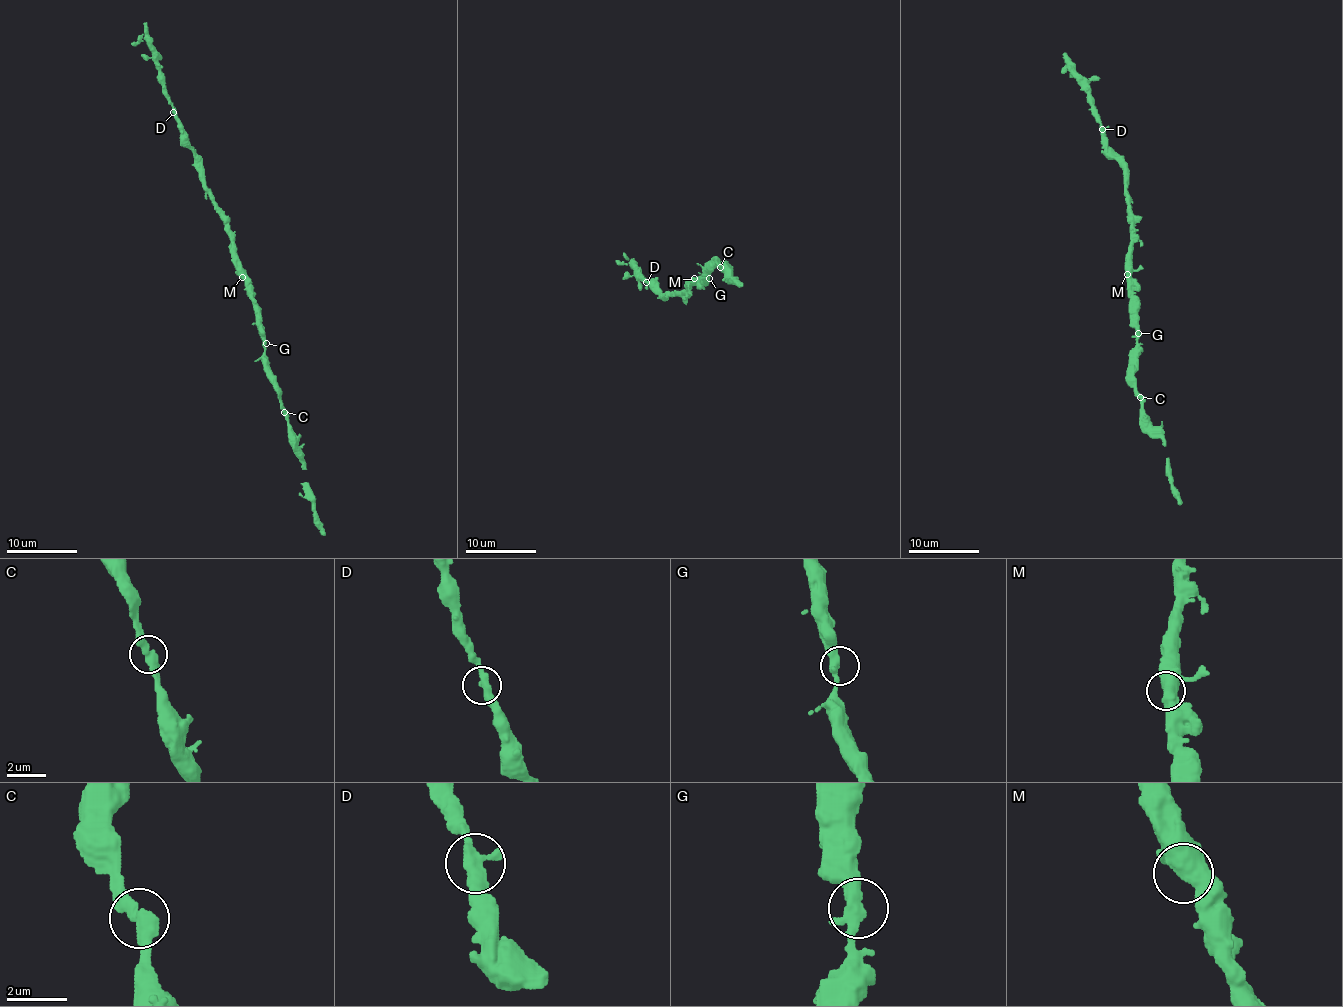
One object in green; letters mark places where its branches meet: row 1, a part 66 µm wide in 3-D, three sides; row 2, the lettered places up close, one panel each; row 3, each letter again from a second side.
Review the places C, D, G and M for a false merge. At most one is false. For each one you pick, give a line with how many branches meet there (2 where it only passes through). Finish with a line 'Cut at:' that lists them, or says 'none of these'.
Cut at: none of these

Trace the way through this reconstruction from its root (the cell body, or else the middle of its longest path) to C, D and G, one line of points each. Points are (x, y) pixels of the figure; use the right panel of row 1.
C: (1130, 268), (1130, 294), (1136, 309), (1137, 331), (1134, 386), (1140, 397)
D: (1130, 268), (1133, 212), (1125, 192), (1126, 166), (1107, 145), (1102, 129)
G: (1130, 268), (1130, 294), (1136, 309), (1135, 331), (1138, 333)

